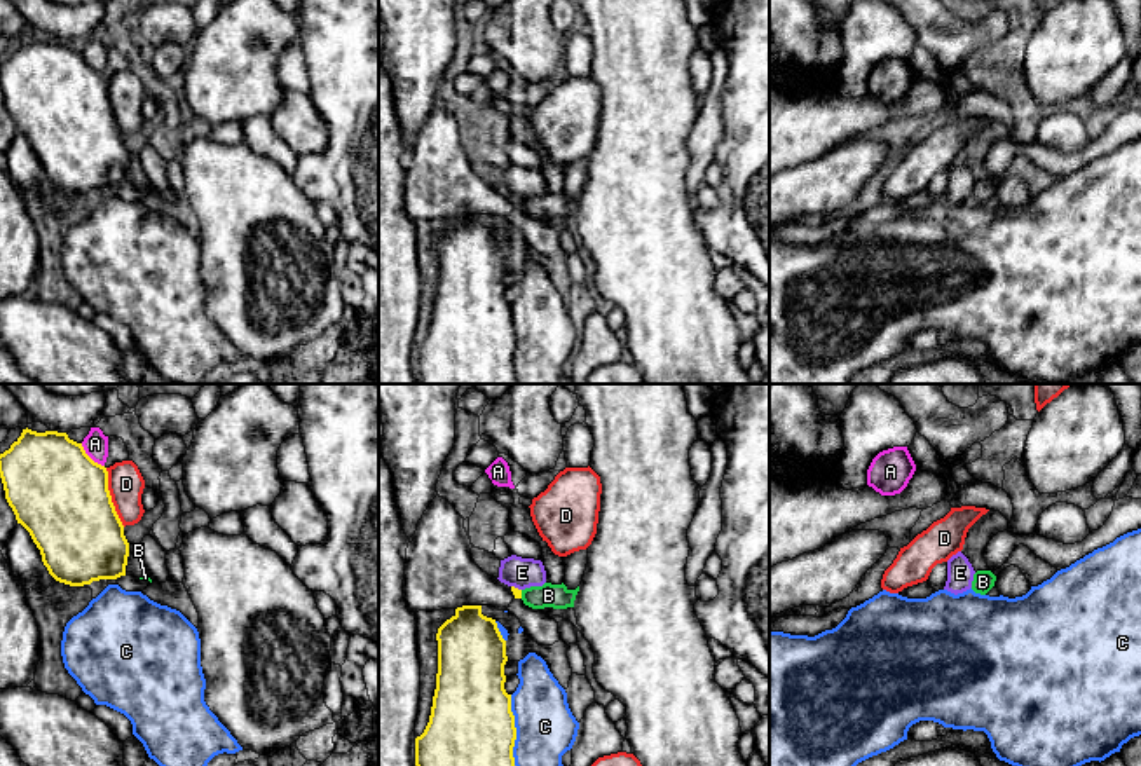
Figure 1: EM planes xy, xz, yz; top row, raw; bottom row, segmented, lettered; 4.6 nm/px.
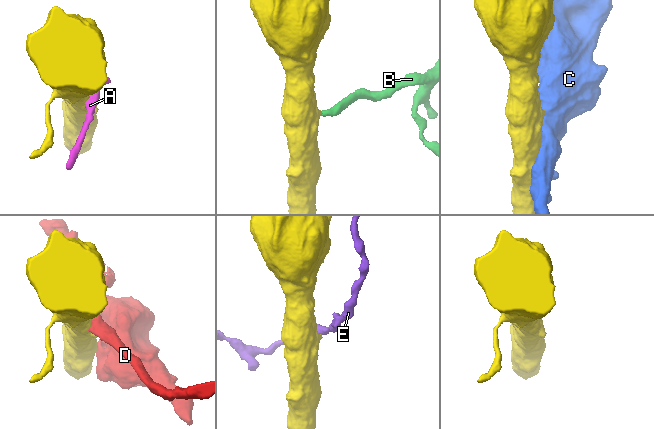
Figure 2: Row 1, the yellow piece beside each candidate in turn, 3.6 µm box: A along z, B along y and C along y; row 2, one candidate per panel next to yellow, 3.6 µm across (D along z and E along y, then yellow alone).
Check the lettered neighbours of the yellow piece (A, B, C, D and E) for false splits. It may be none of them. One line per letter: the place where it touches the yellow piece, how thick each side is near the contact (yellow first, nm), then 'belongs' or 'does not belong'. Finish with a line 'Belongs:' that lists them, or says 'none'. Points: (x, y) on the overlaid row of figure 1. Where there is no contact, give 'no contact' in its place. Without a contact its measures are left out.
A: xy (89, 458) | 440/110 nm | does not belong
B: xz (520, 594) | 40/110 nm | belongs
C: xz (515, 730) | 380/280 nm | does not belong
D: xy (110, 498) | 440/160 nm | does not belong
E: xz (517, 588) | 40/140 nm | does not belong
Belongs: B

